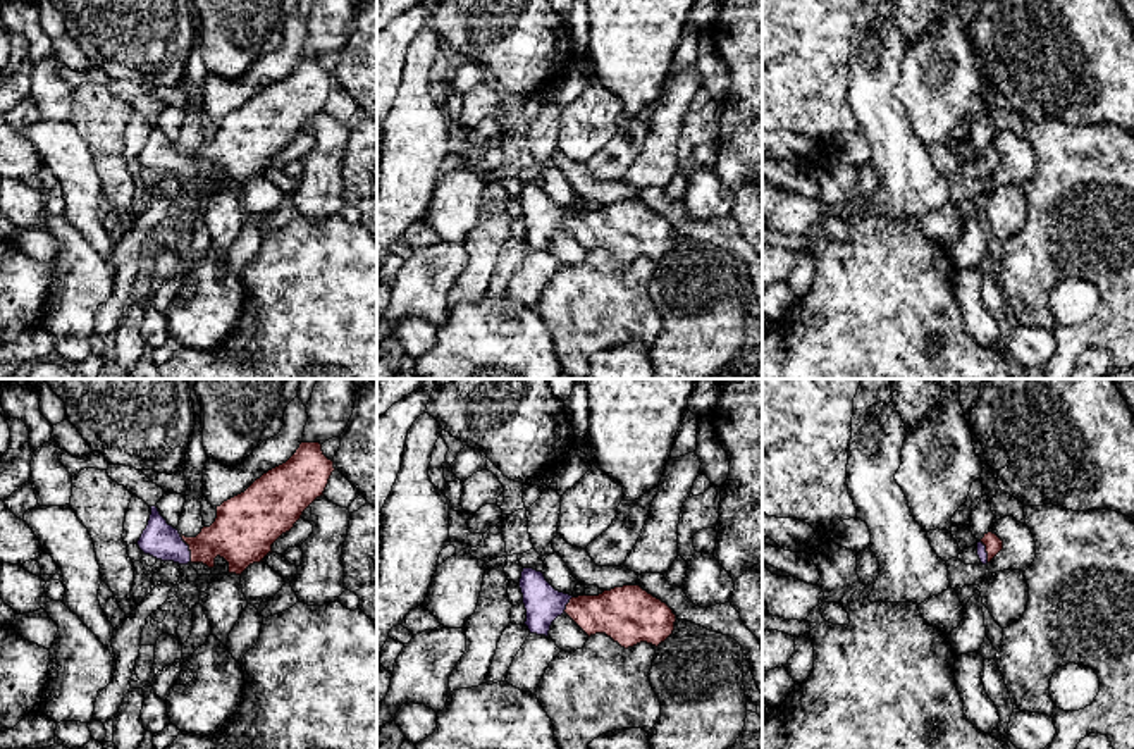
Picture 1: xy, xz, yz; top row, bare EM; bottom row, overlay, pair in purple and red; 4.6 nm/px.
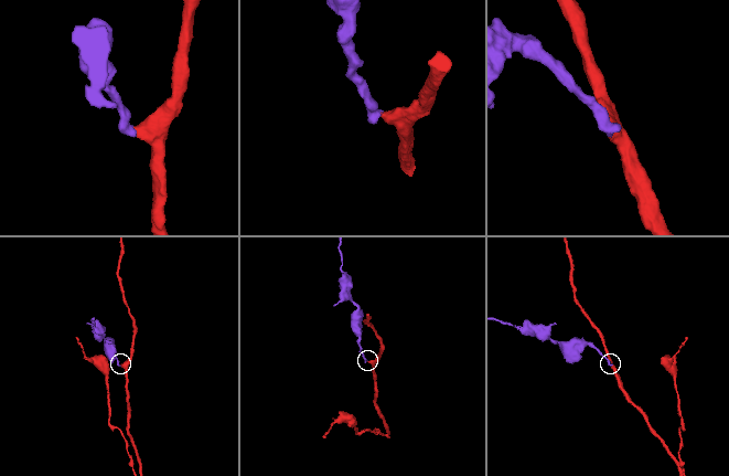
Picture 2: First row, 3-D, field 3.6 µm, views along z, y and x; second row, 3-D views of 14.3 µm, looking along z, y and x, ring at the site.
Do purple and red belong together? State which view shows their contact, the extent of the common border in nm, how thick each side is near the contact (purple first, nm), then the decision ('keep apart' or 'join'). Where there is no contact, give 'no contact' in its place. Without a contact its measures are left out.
contact in xy; length 140 nm; calibres 170 and 280 nm; join

